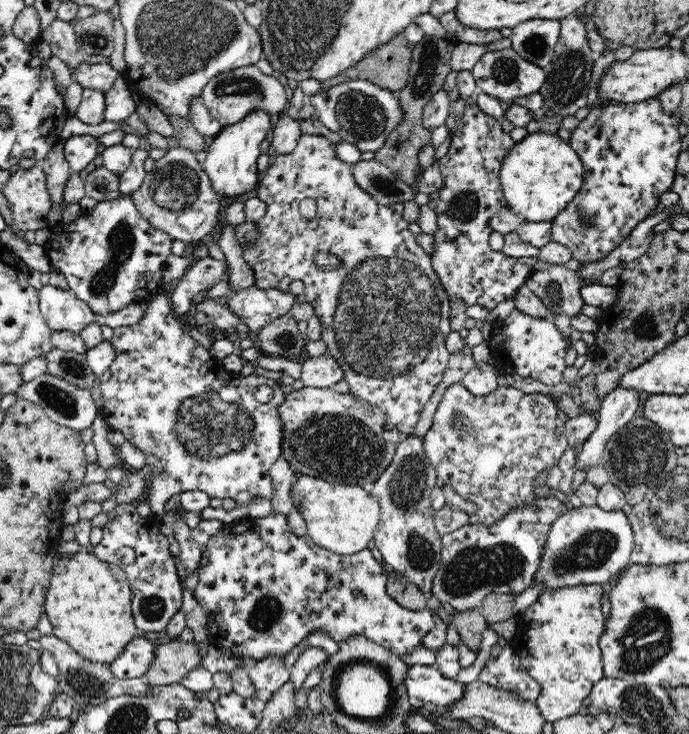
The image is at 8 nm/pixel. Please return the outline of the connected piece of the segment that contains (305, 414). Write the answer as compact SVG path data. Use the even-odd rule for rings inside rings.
M303 387L285 394L284 400L278 406L278 417L282 422L282 454L280 457L290 463L291 468L302 474L321 480L342 484L364 486L366 490L378 481L382 470L392 462L398 442L405 434L398 429L388 428L386 414L354 394L340 394L334 388Z

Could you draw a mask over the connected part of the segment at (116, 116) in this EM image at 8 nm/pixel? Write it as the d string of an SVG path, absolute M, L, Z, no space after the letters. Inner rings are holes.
M121 75L114 81L113 87L105 92L102 121L118 122L136 110L136 104L130 97L132 92L127 85L128 81Z

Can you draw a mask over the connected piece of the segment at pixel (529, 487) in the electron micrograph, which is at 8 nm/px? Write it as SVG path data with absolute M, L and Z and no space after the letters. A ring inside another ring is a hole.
M462 384L446 388L438 405L432 426L423 436L426 456L434 465L437 478L462 499L478 506L477 516L484 526L492 526L505 514L516 509L534 506L538 499L554 498L552 494L538 497L533 491L533 481L540 470L556 466L562 453L569 447L565 435L565 422L561 420L552 401L546 394L525 394L513 387L498 388L487 396L475 396Z

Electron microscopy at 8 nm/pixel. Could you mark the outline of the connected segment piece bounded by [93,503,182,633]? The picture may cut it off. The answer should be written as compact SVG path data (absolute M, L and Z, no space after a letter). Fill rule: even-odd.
M117 503L116 507L107 512L107 523L103 528L103 537L93 553L104 562L117 564L128 577L131 594L131 611L137 630L142 632L161 633L166 631L170 619L182 608L182 585L176 570L177 559L170 553L168 539L160 531L160 516L151 513L148 516L138 515L137 503Z

